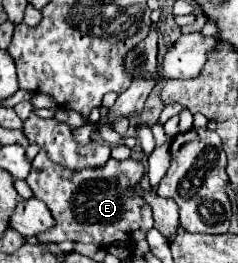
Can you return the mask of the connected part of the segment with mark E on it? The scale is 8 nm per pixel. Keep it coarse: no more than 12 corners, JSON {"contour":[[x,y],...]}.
{"contour":[[47,151],[27,183],[57,225],[49,243],[137,243],[151,207],[129,195],[133,157],[71,171]]}

